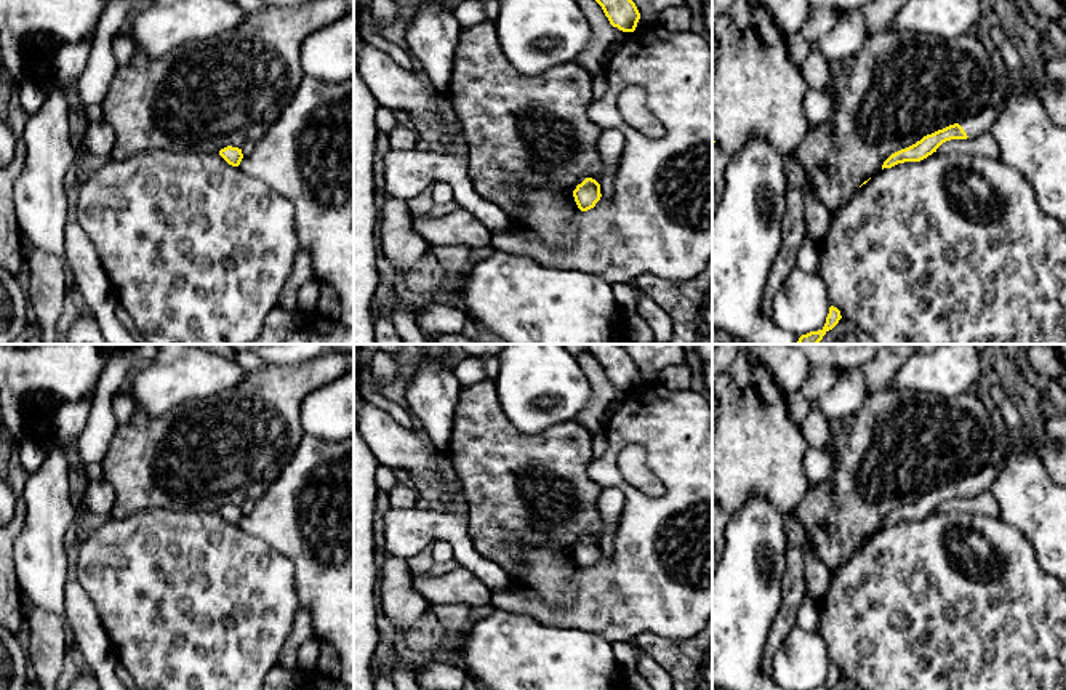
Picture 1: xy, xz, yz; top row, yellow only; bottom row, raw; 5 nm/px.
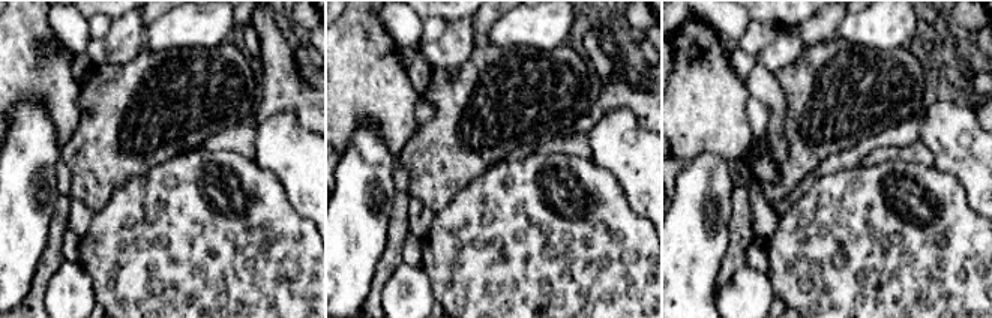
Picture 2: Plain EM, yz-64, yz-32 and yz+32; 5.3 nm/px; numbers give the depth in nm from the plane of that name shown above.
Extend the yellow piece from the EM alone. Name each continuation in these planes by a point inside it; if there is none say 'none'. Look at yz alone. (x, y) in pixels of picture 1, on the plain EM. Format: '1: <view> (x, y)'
1: yz (1052, 455)

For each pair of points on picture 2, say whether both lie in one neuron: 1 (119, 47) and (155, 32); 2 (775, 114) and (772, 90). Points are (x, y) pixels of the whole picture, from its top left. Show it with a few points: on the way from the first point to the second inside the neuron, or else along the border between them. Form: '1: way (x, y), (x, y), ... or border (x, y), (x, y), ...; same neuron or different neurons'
1: border (141, 33), (143, 47); different neurons
2: way (775, 108), (772, 96); same neuron

